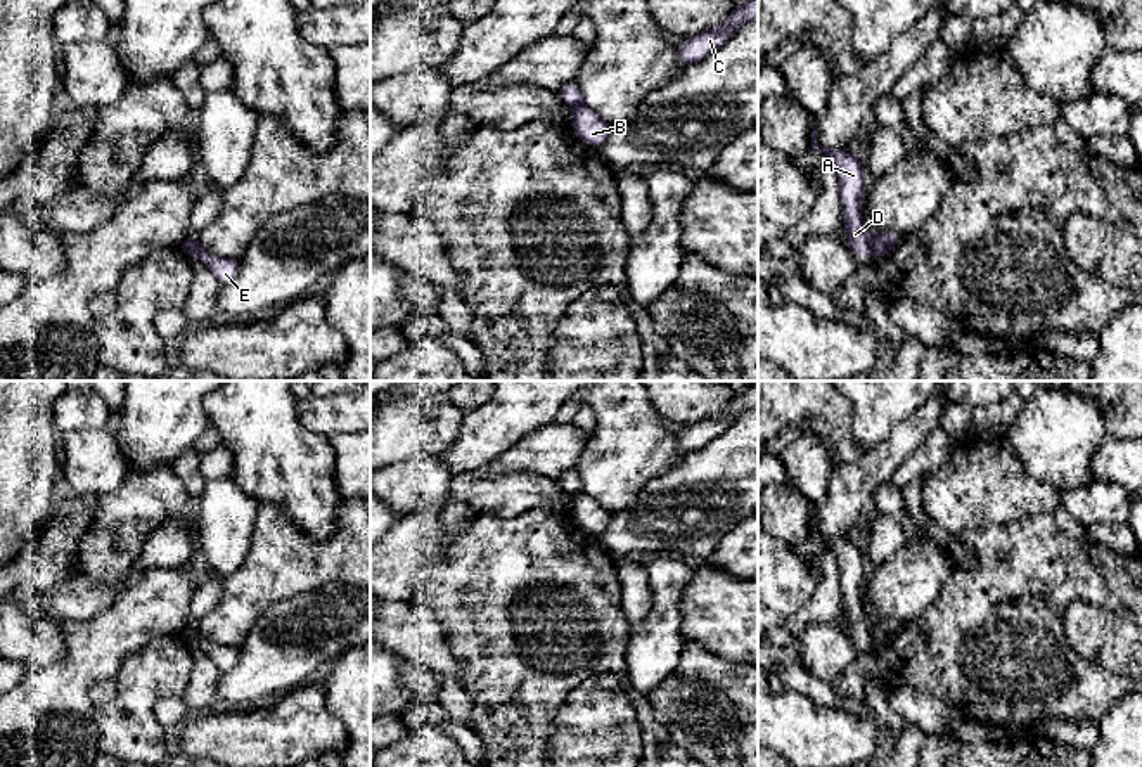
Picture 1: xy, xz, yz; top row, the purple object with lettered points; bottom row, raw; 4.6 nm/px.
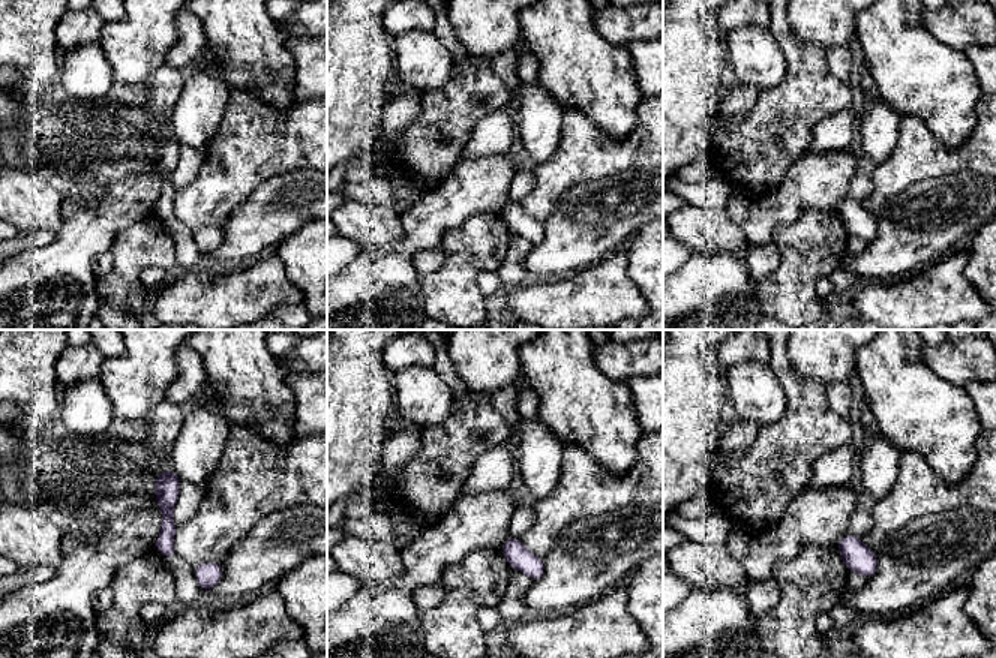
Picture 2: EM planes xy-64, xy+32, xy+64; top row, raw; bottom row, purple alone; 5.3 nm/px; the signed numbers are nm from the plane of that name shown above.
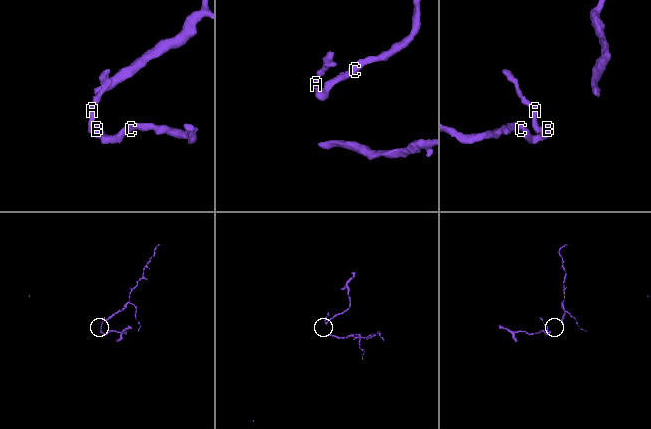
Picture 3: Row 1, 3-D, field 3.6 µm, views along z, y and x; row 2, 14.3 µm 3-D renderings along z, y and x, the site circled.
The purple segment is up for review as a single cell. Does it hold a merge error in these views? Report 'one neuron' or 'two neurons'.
two neurons

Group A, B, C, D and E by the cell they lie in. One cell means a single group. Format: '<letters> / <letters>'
A D / B C E

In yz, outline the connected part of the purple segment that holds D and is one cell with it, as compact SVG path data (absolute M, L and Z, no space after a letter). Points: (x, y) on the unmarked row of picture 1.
M817 514L812 519L810 537L818 537L837 558L843 613L851 641L855 644L872 642L870 620L860 601L860 589L865 582L865 558L862 556L862 545L848 538L822 535L817 528Z

